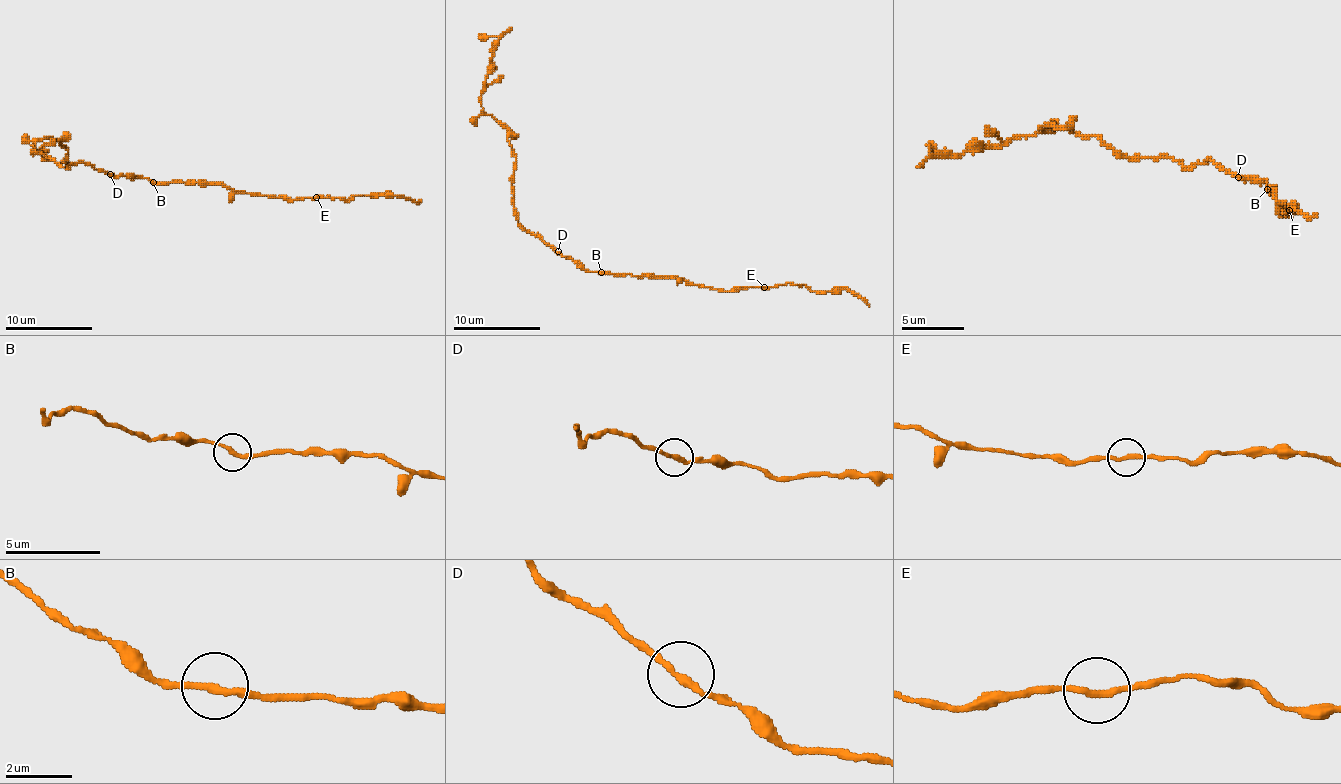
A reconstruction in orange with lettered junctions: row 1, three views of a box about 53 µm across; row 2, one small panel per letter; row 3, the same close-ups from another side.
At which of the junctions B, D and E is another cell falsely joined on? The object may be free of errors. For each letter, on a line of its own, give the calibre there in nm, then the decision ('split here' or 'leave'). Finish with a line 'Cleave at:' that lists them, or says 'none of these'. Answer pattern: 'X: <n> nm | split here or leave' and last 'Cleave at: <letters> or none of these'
B: 200 nm | leave
D: 200 nm | leave
E: 200 nm | leave
Cleave at: none of these

